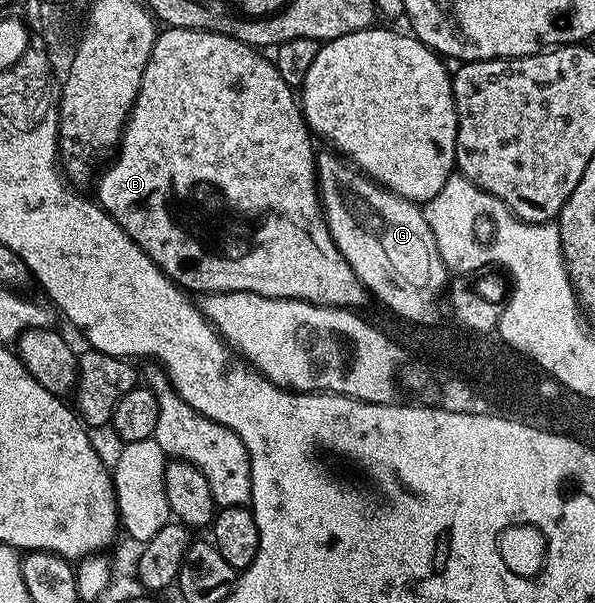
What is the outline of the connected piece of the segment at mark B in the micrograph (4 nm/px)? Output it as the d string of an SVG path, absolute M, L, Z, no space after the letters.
M172 27L163 29L159 33L158 39L154 41L152 48L152 56L148 60L148 68L144 68L144 76L142 77L142 87L138 93L138 99L134 101L134 111L130 113L130 121L126 124L126 129L122 132L122 141L117 147L118 159L111 164L110 170L106 170L102 174L102 179L98 182L98 194L96 193L96 201L111 218L115 218L120 224L120 228L124 228L128 232L128 236L136 244L140 244L140 248L149 256L152 261L163 270L173 282L178 283L183 290L187 292L195 292L194 290L202 290L206 294L228 293L228 292L248 292L256 293L259 296L270 298L298 298L300 301L315 302L316 305L339 306L347 308L360 308L368 299L368 291L362 282L356 276L356 272L352 270L348 264L348 260L344 260L344 256L340 252L340 248L336 248L336 244L332 240L332 232L328 232L328 224L322 212L322 200L318 196L318 171L316 169L316 149L310 143L312 139L312 131L306 124L306 119L302 116L299 99L296 97L295 91L280 76L277 65L273 61L270 62L265 58L265 53L259 52L253 46L241 43L238 39L229 38L228 35L214 34L212 31L206 30L185 30L184 28Z

